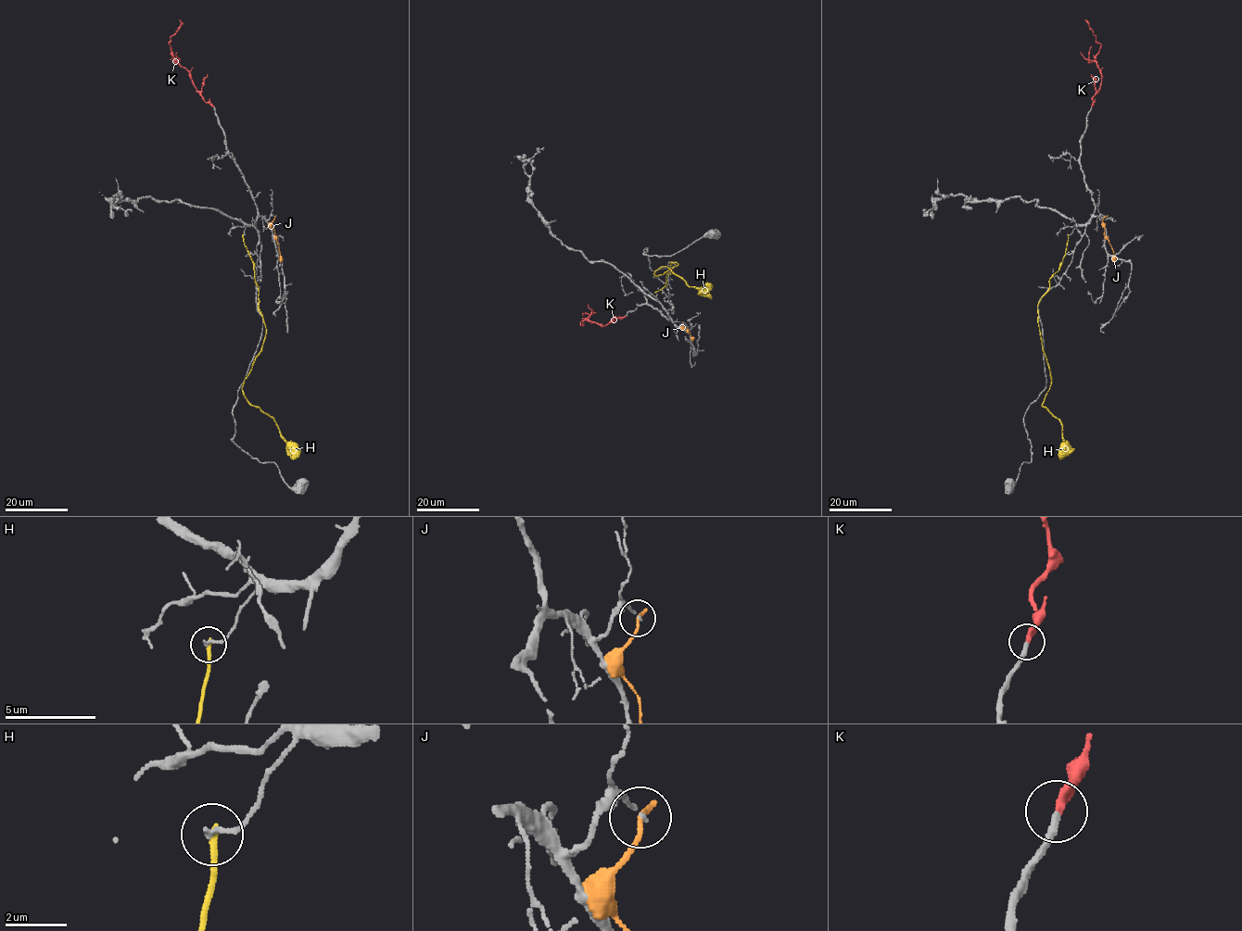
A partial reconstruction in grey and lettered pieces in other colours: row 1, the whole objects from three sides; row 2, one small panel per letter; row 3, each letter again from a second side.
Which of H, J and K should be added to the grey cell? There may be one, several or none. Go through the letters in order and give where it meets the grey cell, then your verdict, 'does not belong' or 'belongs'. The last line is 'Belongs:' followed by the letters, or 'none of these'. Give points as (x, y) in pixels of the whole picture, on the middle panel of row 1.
H: meets grey at (654, 293); does not belong
J: meets grey at (686, 329); does not belong
K: meets grey at (625, 316); belongs
Belongs: K

